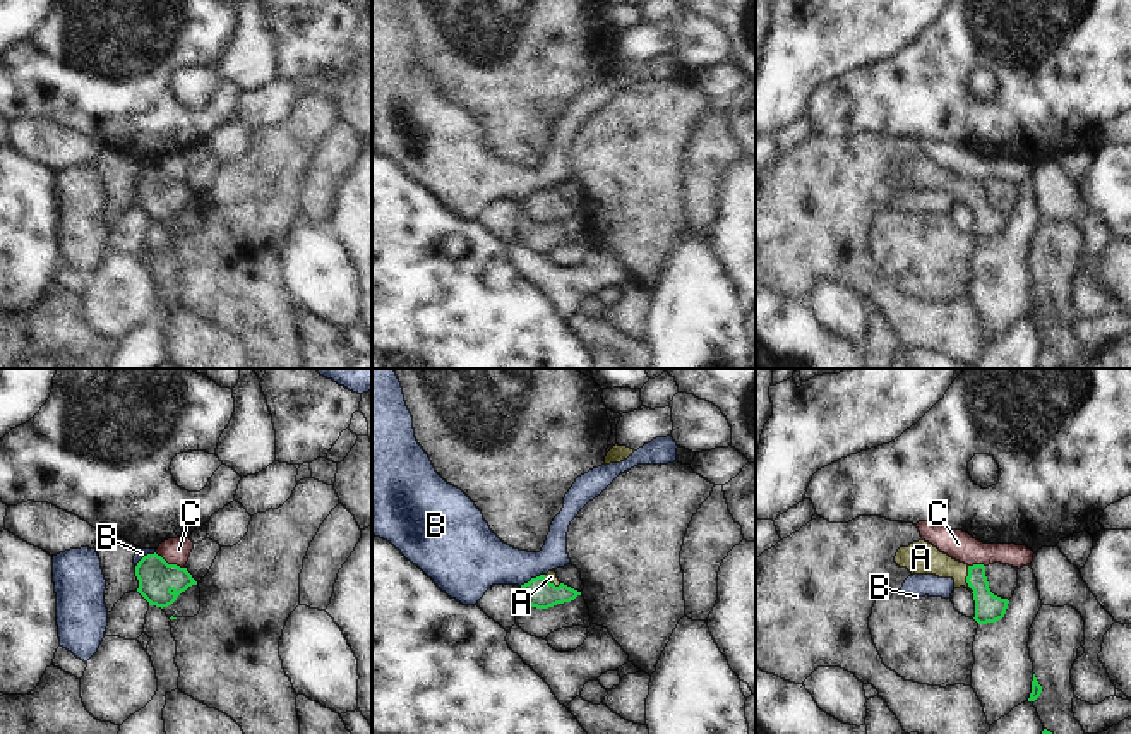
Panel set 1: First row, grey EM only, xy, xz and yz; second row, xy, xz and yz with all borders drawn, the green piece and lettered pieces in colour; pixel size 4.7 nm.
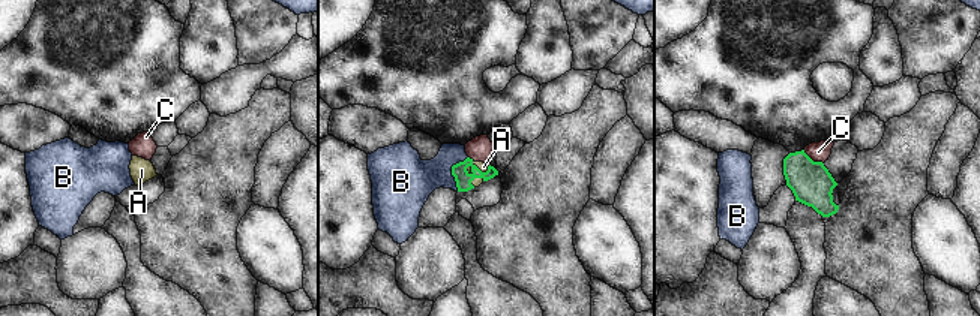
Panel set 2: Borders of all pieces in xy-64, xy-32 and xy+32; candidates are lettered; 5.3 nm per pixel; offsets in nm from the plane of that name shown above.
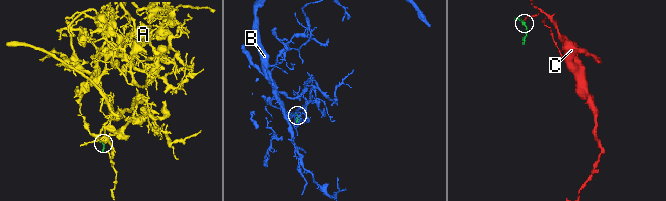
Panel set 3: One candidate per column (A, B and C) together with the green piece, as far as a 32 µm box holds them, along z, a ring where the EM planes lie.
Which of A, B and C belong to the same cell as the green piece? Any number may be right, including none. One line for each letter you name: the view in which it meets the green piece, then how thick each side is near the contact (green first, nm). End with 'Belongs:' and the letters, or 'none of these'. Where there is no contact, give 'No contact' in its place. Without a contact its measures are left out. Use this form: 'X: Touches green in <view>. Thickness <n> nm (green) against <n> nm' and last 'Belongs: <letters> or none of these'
A: Touches green in yz. Thickness 140 nm (green) against 160 nm
Belongs: A.

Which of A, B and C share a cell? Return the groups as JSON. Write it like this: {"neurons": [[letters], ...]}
{"neurons": [["A"], ["B"], ["C"]]}

